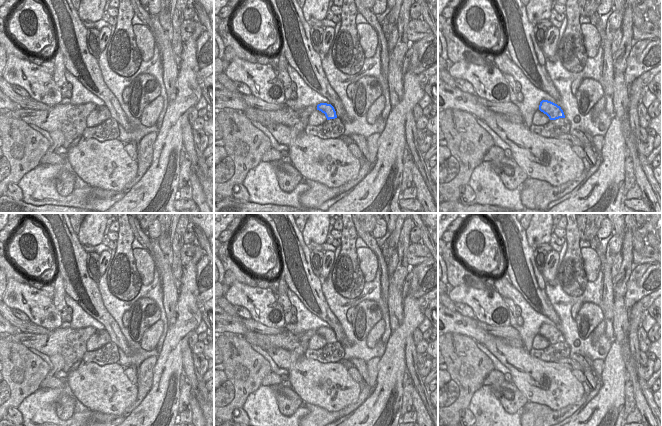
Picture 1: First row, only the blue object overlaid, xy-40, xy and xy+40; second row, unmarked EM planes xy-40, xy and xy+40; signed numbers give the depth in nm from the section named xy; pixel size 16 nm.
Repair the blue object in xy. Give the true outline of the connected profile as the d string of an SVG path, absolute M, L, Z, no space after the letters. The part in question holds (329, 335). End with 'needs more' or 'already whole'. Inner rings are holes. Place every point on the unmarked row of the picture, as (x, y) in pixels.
M320 327L317 329L317 334L325 338L327 344L337 342L336 335L331 328Z | already whole

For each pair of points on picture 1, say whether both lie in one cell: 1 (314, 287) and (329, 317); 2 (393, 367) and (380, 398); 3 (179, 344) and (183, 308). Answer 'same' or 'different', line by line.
1: same
2: same
3: same

